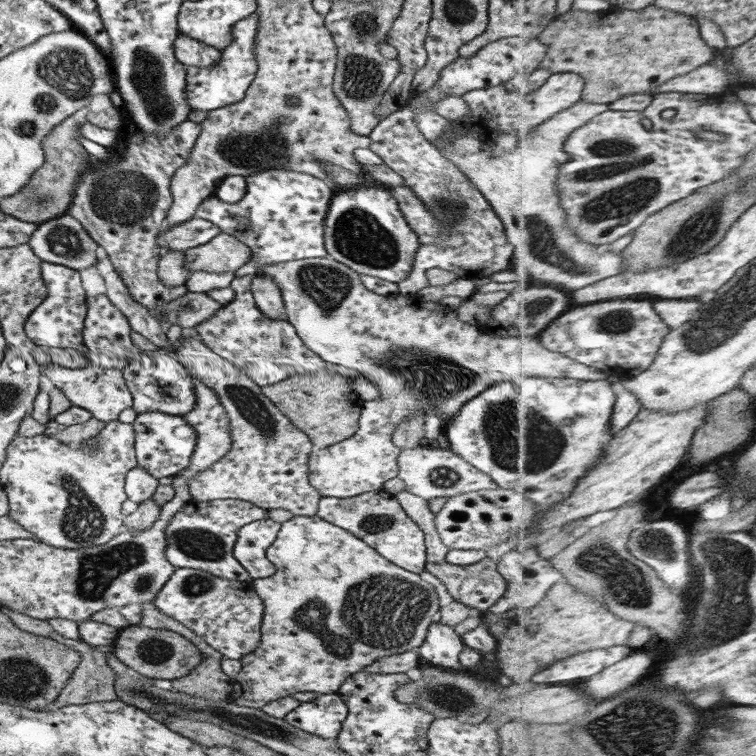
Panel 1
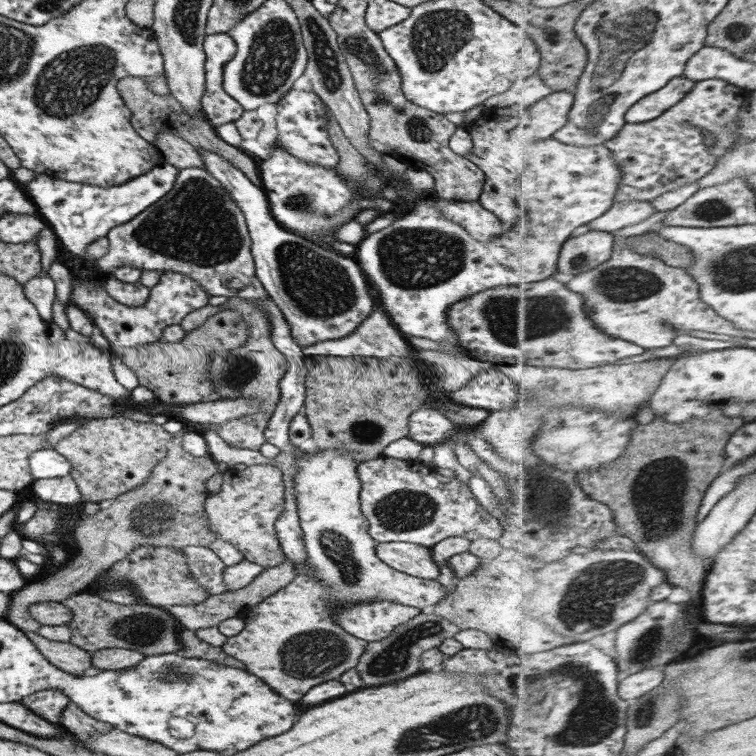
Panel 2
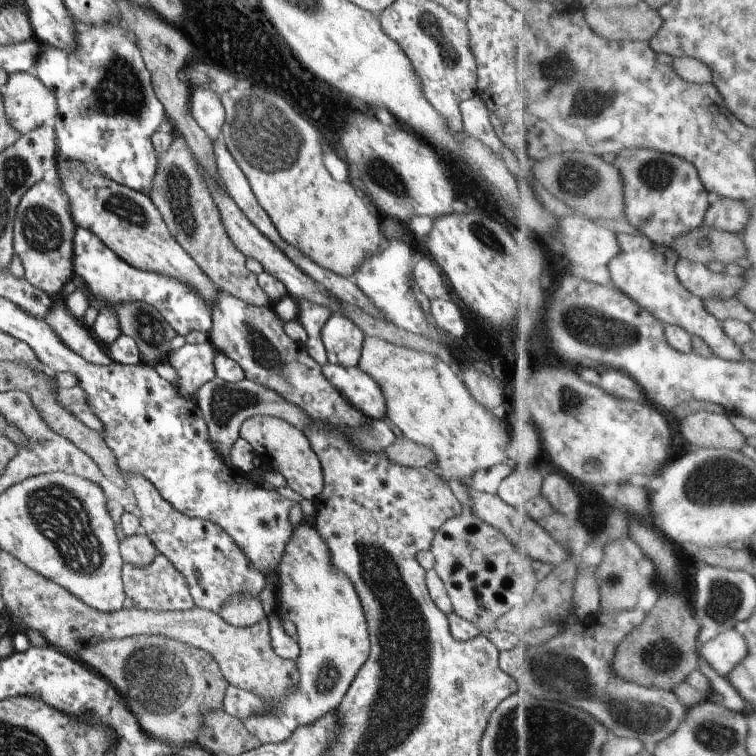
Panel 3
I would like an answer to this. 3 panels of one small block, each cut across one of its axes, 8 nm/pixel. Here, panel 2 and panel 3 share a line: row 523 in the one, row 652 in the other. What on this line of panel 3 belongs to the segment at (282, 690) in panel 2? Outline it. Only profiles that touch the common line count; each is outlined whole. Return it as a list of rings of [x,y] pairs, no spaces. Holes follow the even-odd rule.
[[[303,518],[303,522],[297,528],[292,528],[282,551],[276,573],[277,582],[279,582],[279,586],[277,586],[277,608],[284,609],[284,619],[291,621],[296,630],[295,640],[299,650],[295,660],[299,674],[297,684],[291,686],[289,692],[285,692],[285,696],[279,700],[279,706],[269,704],[261,696],[255,696],[247,690],[228,685],[223,692],[222,709],[229,716],[238,718],[240,721],[247,716],[251,716],[251,714],[257,716],[259,712],[267,712],[267,714],[273,714],[277,718],[289,718],[297,724],[295,728],[299,728],[299,726],[307,726],[307,724],[317,722],[327,712],[335,710],[341,702],[343,695],[347,692],[349,685],[353,682],[353,678],[359,672],[368,655],[367,622],[365,622],[365,614],[363,614],[361,602],[357,598],[357,590],[355,590],[353,582],[349,582],[345,572],[341,572],[341,570],[337,570],[337,566],[333,566],[329,546],[319,538],[313,522],[306,518]]]

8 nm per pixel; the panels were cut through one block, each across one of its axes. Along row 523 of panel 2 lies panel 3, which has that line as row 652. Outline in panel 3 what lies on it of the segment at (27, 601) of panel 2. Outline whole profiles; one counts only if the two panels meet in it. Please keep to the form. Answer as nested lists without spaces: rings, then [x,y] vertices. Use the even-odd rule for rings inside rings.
[[[133,635],[86,643],[77,656],[117,690],[145,734],[171,746],[195,743],[204,714],[222,710],[223,692],[229,685],[208,652],[163,636]]]

